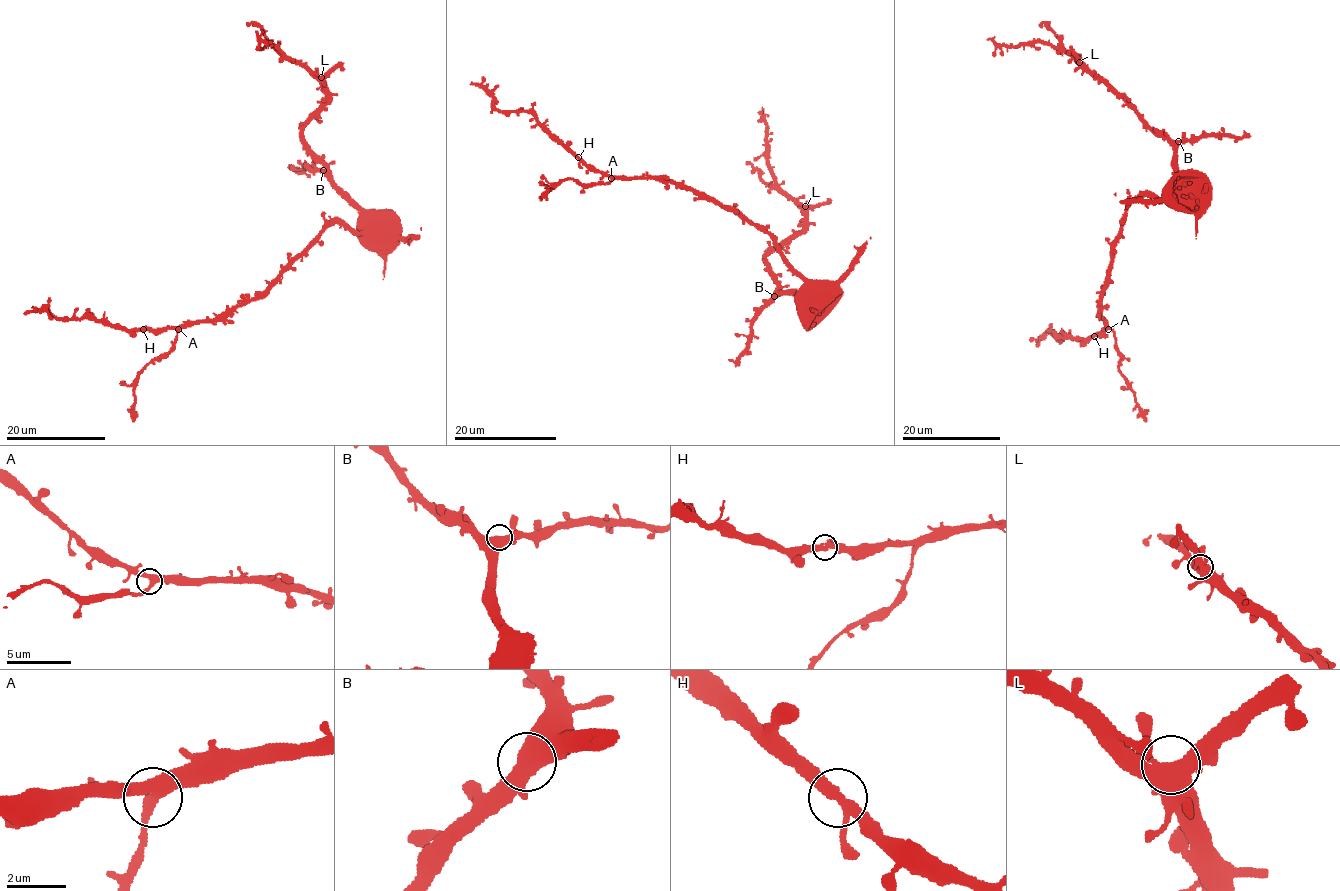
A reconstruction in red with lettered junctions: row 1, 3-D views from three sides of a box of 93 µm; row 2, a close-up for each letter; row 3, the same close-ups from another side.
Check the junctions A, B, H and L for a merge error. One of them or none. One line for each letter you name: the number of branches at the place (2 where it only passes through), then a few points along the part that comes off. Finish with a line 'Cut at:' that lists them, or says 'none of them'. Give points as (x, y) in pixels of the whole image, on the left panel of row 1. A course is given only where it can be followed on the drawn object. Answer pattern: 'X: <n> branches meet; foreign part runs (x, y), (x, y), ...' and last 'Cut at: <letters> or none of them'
Cut at: none of them

